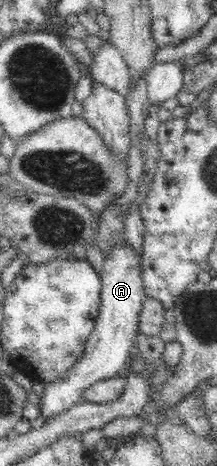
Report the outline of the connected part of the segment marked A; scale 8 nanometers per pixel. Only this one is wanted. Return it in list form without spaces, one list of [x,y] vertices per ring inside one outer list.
[[[118,246],[118,249],[110,253],[110,257],[106,257],[102,267],[99,315],[83,354],[64,375],[42,385],[42,396],[36,397],[35,403],[38,404],[39,416],[44,418],[44,423],[52,416],[67,412],[67,409],[77,403],[84,402],[84,391],[110,377],[117,377],[120,371],[126,368],[129,352],[132,350],[132,341],[138,334],[139,316],[144,300],[138,257],[131,246]]]

